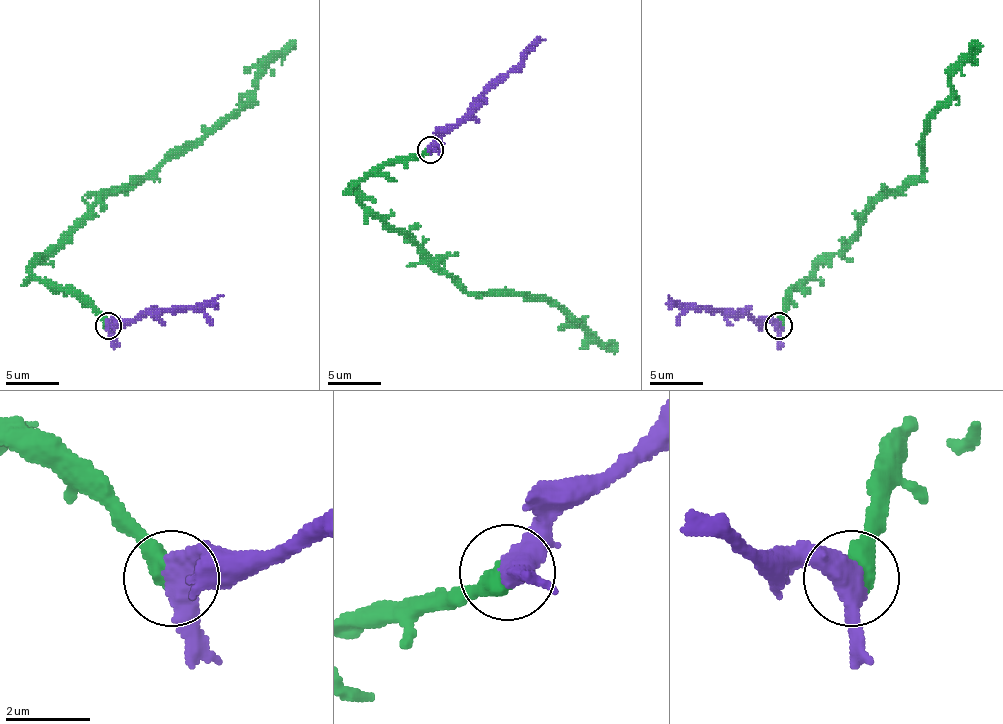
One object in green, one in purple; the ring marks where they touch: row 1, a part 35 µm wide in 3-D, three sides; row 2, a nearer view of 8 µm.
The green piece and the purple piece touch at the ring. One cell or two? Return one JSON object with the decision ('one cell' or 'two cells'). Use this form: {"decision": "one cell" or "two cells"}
{"decision": "one cell"}

